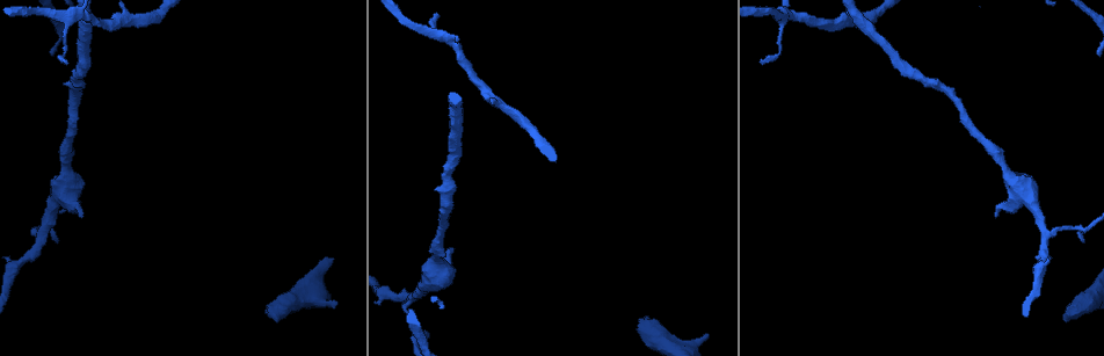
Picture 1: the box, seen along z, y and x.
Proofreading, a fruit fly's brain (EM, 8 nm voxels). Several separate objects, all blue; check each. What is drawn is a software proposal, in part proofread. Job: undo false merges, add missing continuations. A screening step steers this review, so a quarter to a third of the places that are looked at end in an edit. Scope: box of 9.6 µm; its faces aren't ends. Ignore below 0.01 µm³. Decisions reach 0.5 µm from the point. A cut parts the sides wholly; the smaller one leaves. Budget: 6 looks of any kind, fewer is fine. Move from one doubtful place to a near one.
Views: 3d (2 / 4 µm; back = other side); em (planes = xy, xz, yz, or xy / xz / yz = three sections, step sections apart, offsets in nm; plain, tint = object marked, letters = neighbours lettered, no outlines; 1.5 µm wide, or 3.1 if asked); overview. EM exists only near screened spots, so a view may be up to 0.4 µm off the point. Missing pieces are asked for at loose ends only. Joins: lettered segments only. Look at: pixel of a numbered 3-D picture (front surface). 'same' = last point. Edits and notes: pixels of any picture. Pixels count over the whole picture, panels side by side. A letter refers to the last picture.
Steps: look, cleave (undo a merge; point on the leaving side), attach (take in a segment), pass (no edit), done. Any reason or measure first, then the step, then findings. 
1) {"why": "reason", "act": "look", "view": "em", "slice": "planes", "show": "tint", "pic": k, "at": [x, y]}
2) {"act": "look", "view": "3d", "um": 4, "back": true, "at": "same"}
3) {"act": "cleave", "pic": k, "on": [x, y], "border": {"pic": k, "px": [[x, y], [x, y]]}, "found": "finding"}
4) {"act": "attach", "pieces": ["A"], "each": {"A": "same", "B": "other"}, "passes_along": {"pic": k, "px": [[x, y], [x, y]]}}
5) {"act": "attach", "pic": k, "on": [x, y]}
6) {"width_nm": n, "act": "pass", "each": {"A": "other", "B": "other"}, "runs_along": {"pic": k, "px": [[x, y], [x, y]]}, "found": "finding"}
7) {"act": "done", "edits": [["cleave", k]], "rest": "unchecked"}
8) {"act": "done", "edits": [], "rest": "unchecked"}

{"why": "an open end", "act": "look", "view": "em", "slice": "xz", "step": 8, "show": "letters", "pic": 1, "at": [454, 248]}

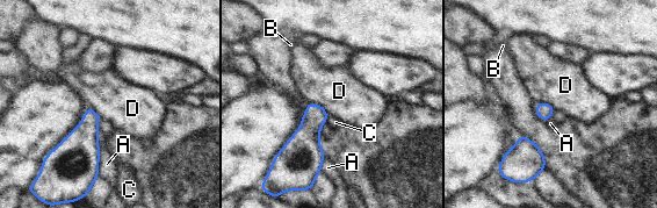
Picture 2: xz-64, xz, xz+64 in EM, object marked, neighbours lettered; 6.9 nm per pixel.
{"why": "another direction", "act": "look", "view": "em", "slice": "xy", "step": 8, "show": "letters", "at": "same"}

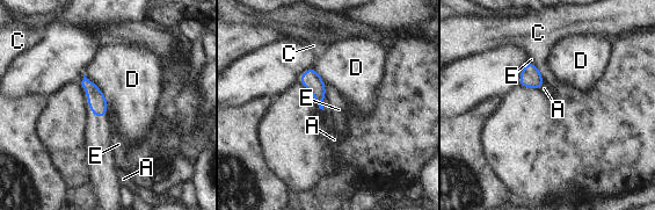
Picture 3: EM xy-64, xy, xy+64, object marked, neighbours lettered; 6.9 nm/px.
{"longest_contact_nm": ["D", 280], "act": "pass", "each": {"A": "other", "C": "other", "D": "other", "E": "other"}, "found": "none of them fits"}

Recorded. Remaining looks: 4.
{"why": "thin end", "act": "look", "view": "3d", "um": 2, "pic": 1, "at": [59, 240]}

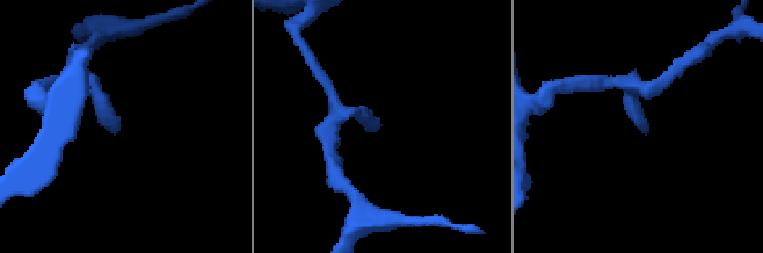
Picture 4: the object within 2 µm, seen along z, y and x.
{"why": "shape alone is not enough", "act": "look", "view": "em", "slice": "planes", "show": "tint", "pic": 4, "at": [372, 130]}

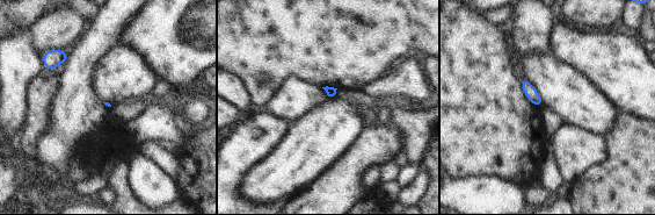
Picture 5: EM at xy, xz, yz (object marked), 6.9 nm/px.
{"act": "look", "view": "em", "slice": "planes", "show": "letters", "at": "same"}

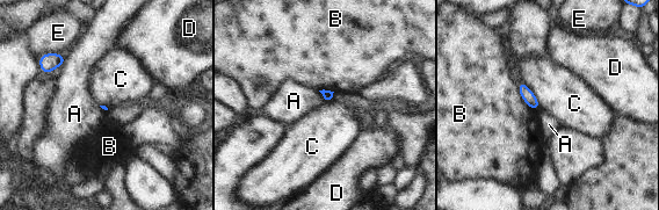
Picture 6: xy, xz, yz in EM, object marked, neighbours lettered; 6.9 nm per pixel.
{"act": "pass", "each": {"A": "other", "B": "other", "C": "other", "D": "other", "E": "other"}, "border": {"pic": 6, "px": [[521, 79], [535, 95], [541, 108]]}, "found": "none of them fits"}

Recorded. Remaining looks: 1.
{"act": "done", "edits": [], "rest": "unchecked"}

